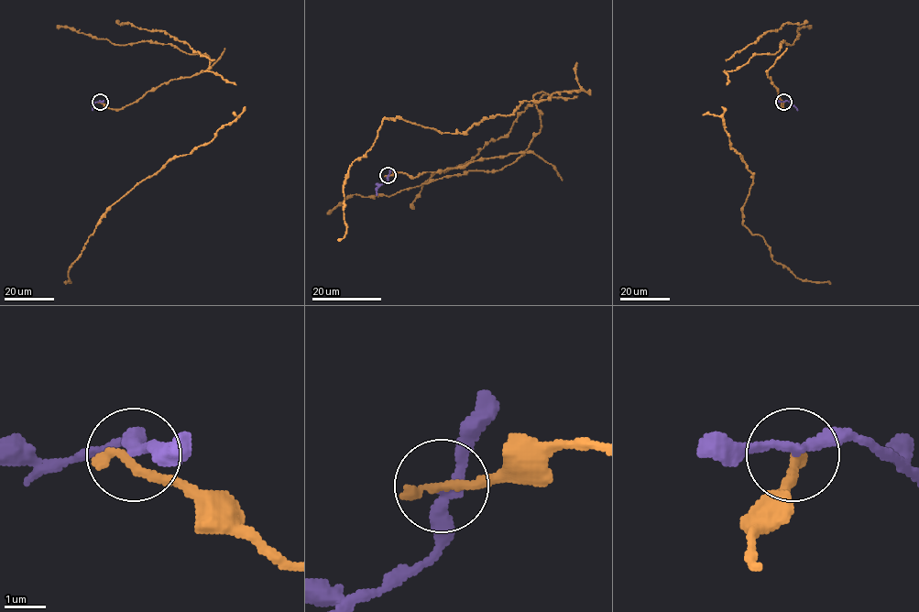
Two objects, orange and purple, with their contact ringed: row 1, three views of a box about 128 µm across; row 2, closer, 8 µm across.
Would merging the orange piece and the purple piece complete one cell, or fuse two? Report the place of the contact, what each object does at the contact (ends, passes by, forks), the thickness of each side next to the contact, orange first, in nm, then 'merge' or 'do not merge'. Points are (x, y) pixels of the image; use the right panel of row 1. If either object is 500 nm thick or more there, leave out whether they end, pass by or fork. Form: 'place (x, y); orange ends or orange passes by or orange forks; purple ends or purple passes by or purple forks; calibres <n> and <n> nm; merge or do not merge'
place (783, 102); orange ends; purple passes by; calibres 280 and 240 nm; do not merge

